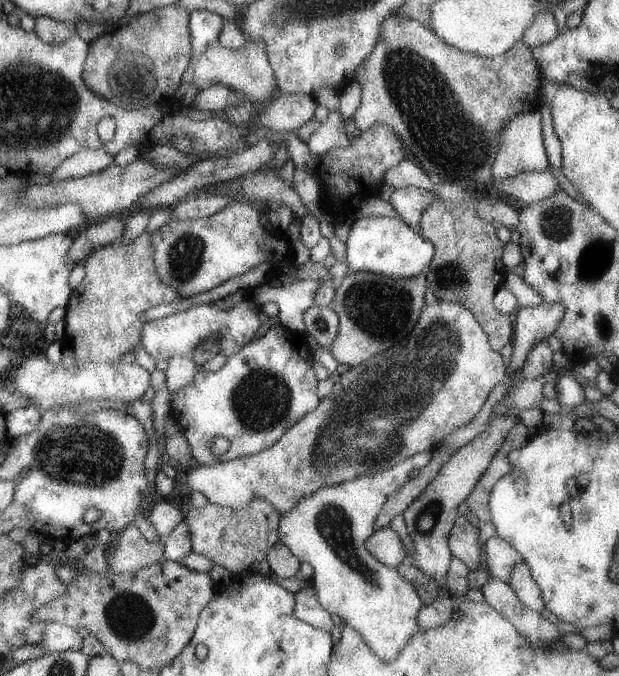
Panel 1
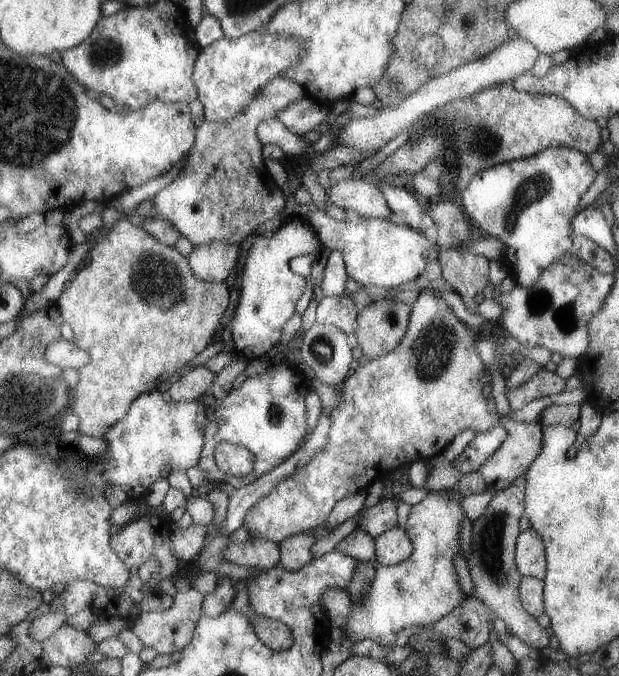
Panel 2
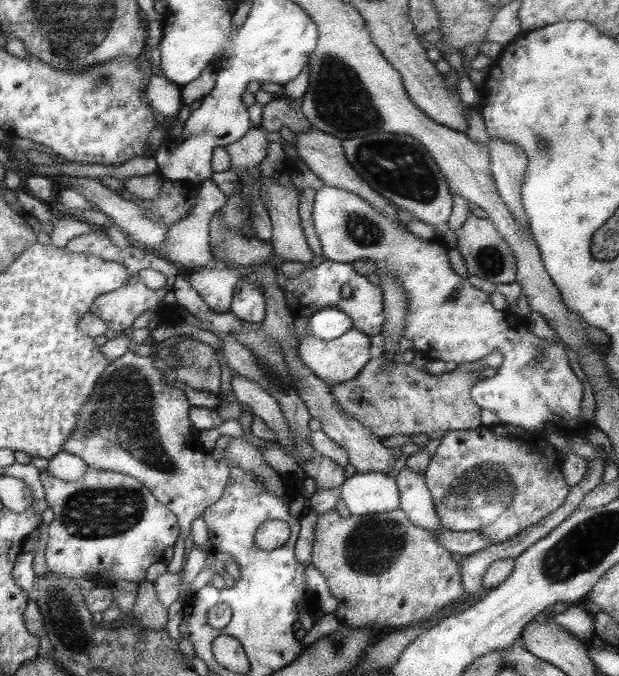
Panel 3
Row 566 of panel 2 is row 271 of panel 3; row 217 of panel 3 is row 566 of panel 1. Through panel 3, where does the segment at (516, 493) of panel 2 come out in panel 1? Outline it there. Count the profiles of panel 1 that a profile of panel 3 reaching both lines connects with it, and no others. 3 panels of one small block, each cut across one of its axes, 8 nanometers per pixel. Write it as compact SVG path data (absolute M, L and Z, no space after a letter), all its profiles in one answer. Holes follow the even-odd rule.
M466 516L456 517L448 535L448 548L454 557L460 558L469 570L476 570L484 560L479 544L480 526L473 526Z

